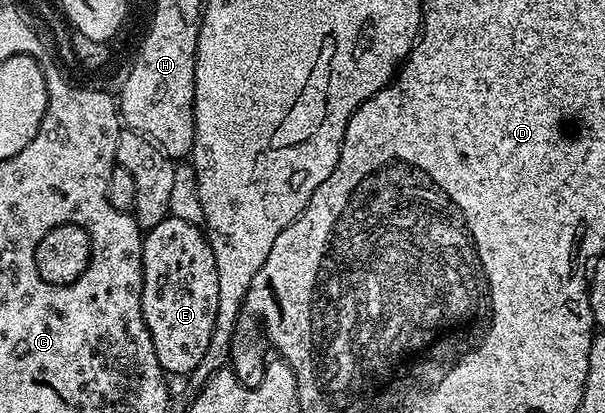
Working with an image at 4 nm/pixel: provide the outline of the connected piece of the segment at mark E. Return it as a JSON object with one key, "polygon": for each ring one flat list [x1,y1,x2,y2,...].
{"polygon":[[169,217,163,219,158,225,147,228,142,249,142,317,146,321,146,329,150,329,150,341,154,341,154,357,158,357,158,365,162,365,165,373,172,377,175,375,187,377,194,369,198,368,202,357,205,356,206,349,209,348,210,335,214,330,214,325,220,319,220,301,218,265,214,265,214,253,208,244,207,234,197,224]]}

